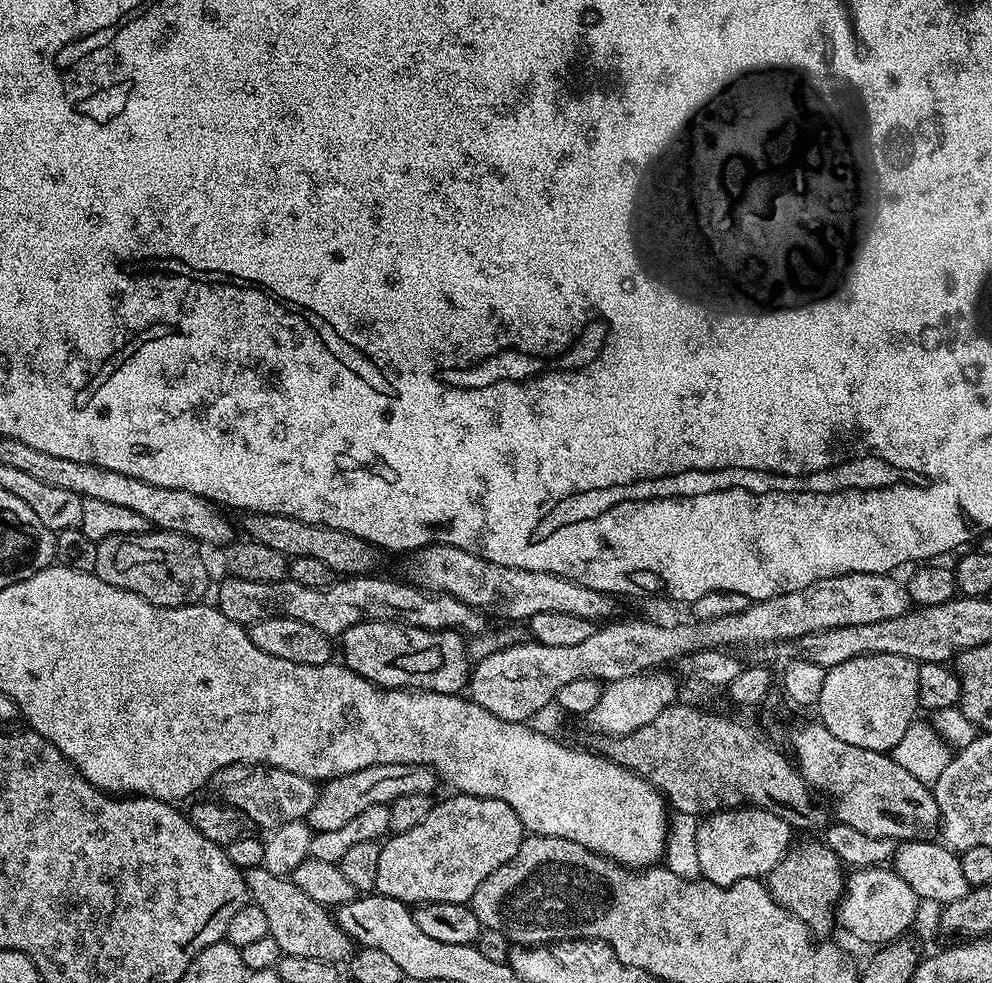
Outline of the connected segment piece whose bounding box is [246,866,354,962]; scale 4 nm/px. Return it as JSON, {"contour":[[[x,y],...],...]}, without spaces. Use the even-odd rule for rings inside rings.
{"contour":[[[263,866],[247,869],[246,879],[251,899],[266,914],[268,934],[278,942],[286,956],[318,958],[329,962],[351,961],[354,941],[336,925],[336,917],[325,905],[314,902],[310,894],[302,894],[290,878],[275,876]]]}

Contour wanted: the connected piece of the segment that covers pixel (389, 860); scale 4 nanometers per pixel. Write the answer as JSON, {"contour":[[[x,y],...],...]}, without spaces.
{"contour":[[[452,794],[449,800],[444,800],[441,804],[440,801],[433,803],[430,814],[426,814],[426,818],[422,818],[422,822],[418,822],[418,826],[410,826],[410,830],[389,835],[387,839],[380,844],[380,853],[378,854],[378,878],[376,879],[375,891],[379,893],[379,895],[400,900],[403,904],[409,906],[419,906],[421,904],[468,904],[478,890],[480,883],[486,878],[490,878],[490,874],[494,874],[494,870],[498,870],[498,866],[510,862],[510,858],[514,858],[514,854],[518,854],[518,846],[524,841],[525,835],[526,829],[523,822],[518,818],[518,814],[514,814],[514,810],[510,810],[510,806],[506,806],[506,802],[495,800],[489,796]]]}

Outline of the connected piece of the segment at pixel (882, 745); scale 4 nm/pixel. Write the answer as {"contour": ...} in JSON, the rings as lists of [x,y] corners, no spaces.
{"contour":[[[866,654],[827,669],[822,694],[814,706],[815,711],[820,711],[819,723],[838,742],[862,746],[862,750],[891,753],[917,719],[919,673],[920,665],[902,658],[902,654]]]}

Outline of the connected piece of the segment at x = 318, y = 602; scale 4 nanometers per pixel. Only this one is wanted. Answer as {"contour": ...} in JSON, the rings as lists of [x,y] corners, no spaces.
{"contour":[[[369,574],[340,578],[331,587],[314,589],[300,585],[291,578],[267,584],[246,582],[237,576],[228,576],[216,592],[215,603],[220,612],[226,614],[226,618],[245,626],[285,616],[298,622],[306,622],[306,626],[314,626],[314,630],[329,638],[339,637],[359,620],[399,620],[431,632],[451,630],[461,634],[480,634],[485,631],[485,617],[480,609],[472,608],[453,596],[433,594],[411,582],[401,580],[383,580],[380,574]]]}

